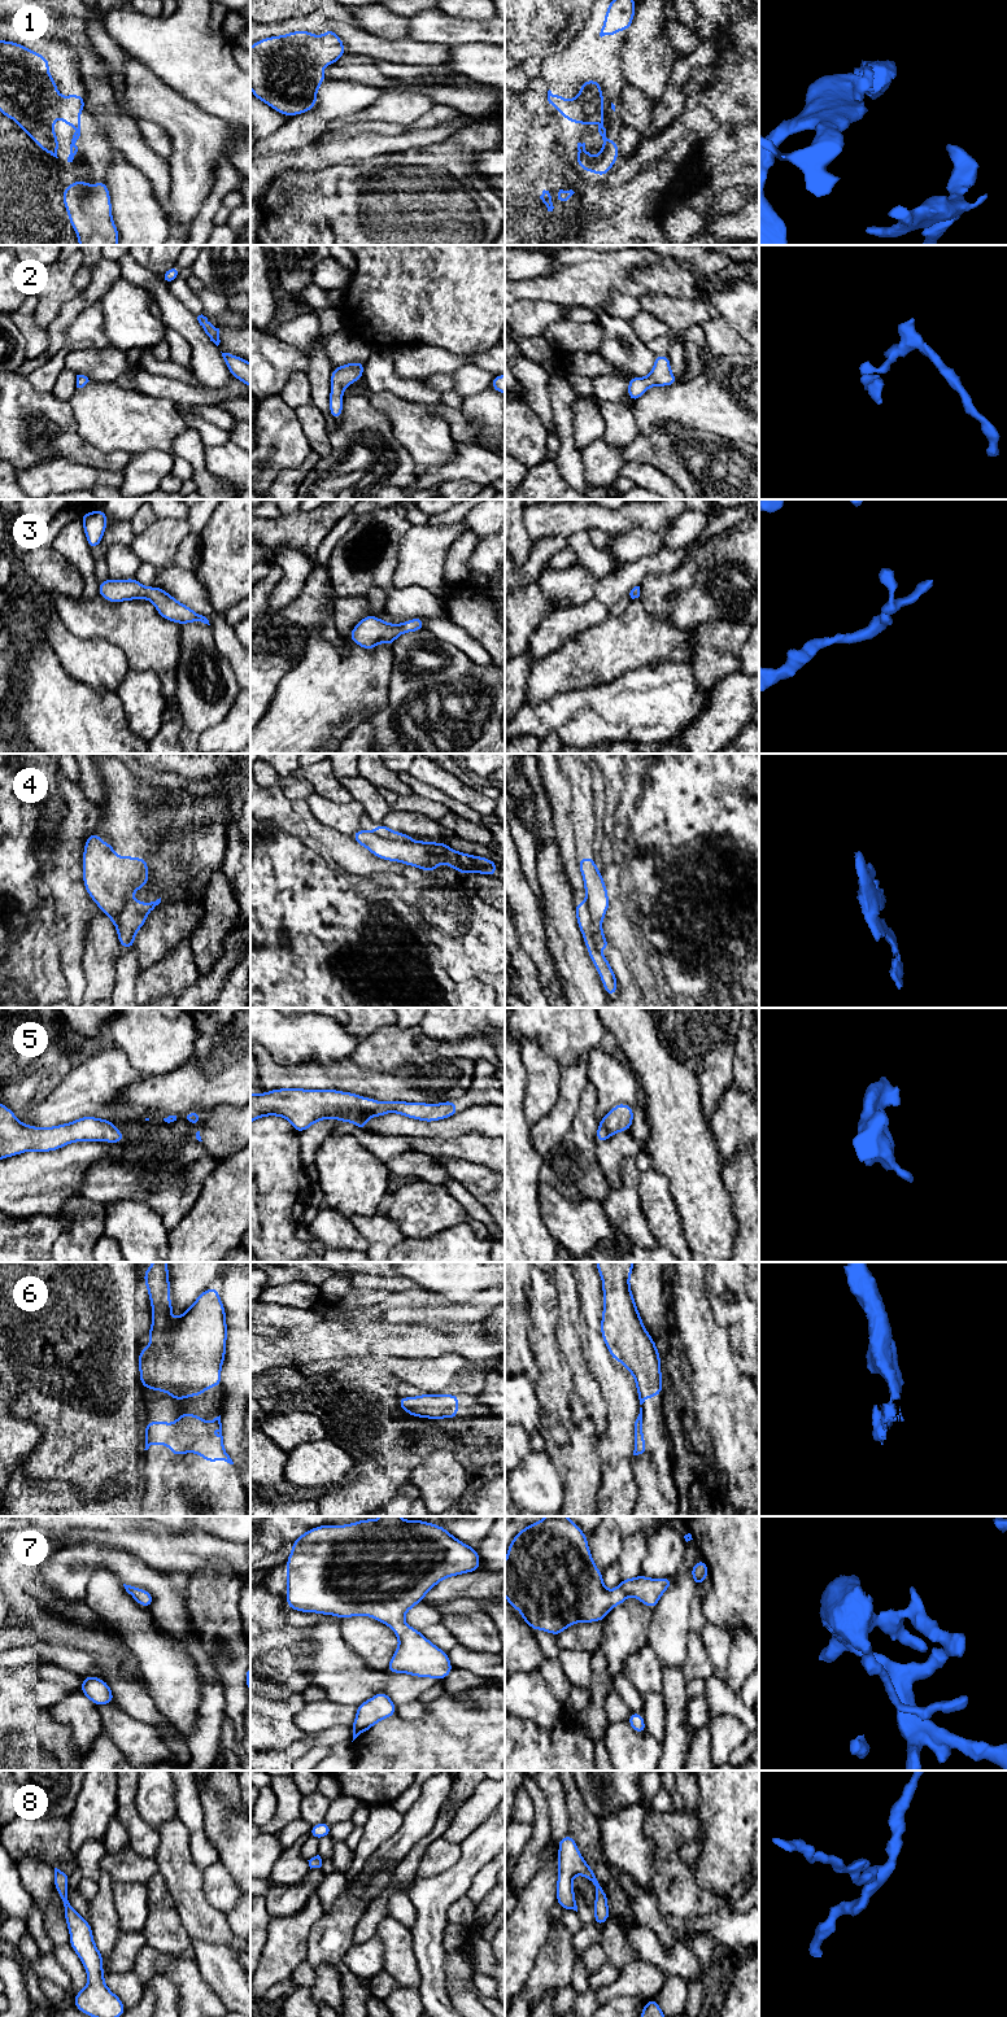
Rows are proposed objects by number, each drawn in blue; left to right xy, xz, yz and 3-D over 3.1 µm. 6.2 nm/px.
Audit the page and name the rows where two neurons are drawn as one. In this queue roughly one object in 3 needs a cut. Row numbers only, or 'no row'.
4

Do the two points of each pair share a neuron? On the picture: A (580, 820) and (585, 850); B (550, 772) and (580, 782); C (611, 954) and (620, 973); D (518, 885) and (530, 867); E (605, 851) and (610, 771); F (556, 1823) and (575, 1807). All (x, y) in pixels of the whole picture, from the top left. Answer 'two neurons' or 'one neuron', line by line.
A: one neuron
B: two neurons
C: one neuron
D: two neurons
E: one neuron
F: two neurons

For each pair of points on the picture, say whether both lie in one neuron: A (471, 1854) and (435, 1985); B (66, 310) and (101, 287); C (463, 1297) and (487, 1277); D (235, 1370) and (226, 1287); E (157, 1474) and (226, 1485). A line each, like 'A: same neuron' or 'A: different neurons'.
A: same neuron
B: same neuron
C: same neuron
D: same neuron
E: same neuron

